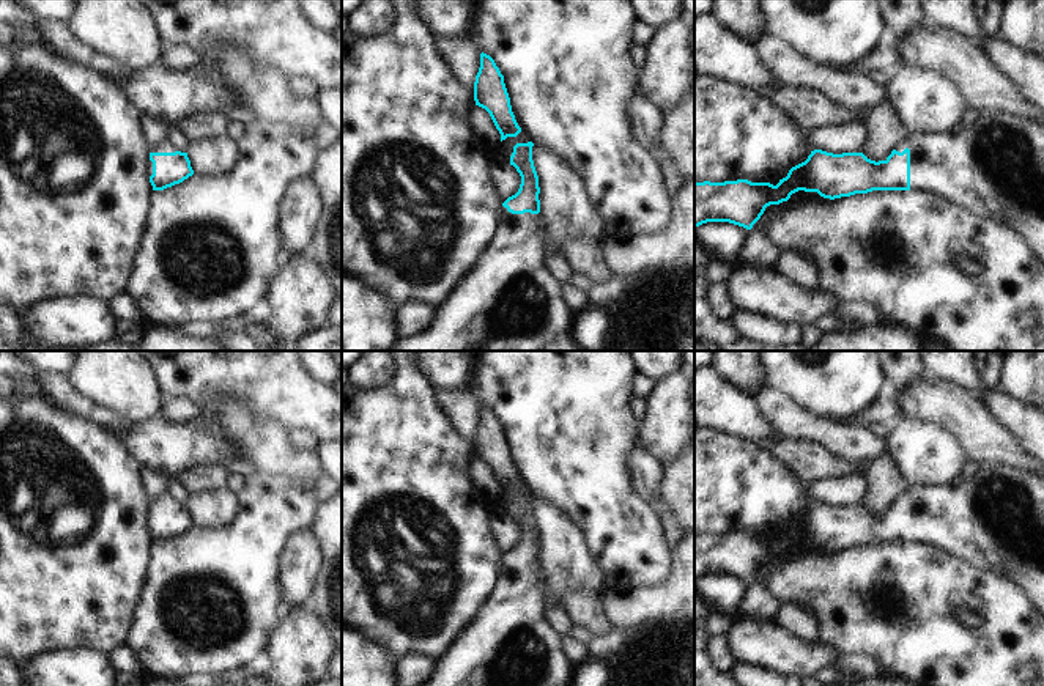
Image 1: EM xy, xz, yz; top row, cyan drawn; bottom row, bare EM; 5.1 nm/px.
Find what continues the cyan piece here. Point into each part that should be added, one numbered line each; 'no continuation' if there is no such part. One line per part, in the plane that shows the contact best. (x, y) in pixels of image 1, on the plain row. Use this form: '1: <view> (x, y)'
1: yz (995, 521)

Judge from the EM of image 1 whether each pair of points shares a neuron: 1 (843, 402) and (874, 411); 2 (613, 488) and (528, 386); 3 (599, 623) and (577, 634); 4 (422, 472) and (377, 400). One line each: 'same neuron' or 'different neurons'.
1: different neurons
2: same neuron
3: different neurons
4: same neuron

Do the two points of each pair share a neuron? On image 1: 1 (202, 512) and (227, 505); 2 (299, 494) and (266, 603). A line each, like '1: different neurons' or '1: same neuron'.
1: same neuron
2: same neuron

